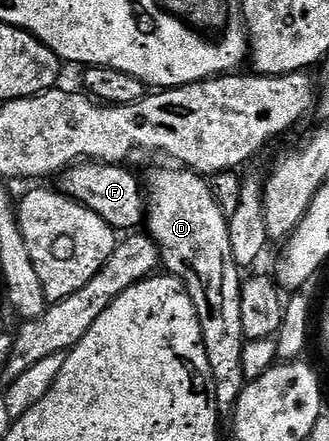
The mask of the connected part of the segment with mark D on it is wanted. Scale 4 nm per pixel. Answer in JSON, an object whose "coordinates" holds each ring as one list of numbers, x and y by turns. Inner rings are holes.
{"coordinates":[[163,167,160,171,151,171,145,175,145,194,147,197,147,214,145,216,146,234,159,247,161,263,170,274,177,276,187,287,189,297,197,309,201,321,205,353,209,357,209,369,213,369,213,381,217,393,217,405,220,416,227,417,234,412,243,388,249,380,245,377,242,365,243,330,241,329,241,268,235,264,233,245,229,237,229,215,221,204,215,200,206,178,197,171,175,169,170,171]]}

